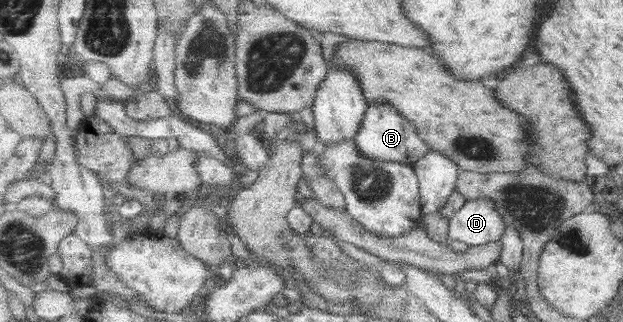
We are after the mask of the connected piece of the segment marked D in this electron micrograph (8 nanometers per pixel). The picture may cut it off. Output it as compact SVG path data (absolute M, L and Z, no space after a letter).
M488 197L467 200L450 219L448 237L467 245L485 245L500 241L508 225Z

